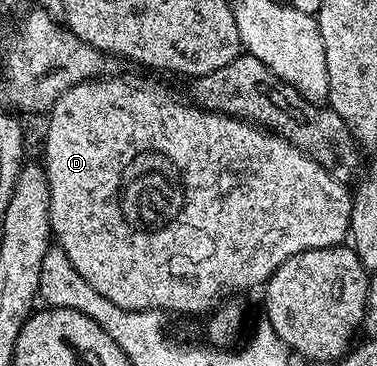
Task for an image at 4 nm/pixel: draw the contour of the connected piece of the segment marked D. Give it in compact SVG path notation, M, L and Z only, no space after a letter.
M113 75L88 79L68 89L50 108L50 120L46 123L44 166L50 194L50 233L53 242L62 247L68 261L72 261L76 273L80 273L80 277L84 277L96 293L104 293L108 301L129 311L209 312L219 306L221 295L246 291L249 287L261 288L272 273L288 261L288 257L301 251L336 247L347 242L352 217L351 188L336 181L320 164L312 161L312 157L279 135L263 131L245 119L234 119L230 115L221 115L219 111L207 111L204 107L191 105L185 98L174 99L173 93L162 83L153 83L150 79L121 79Z

